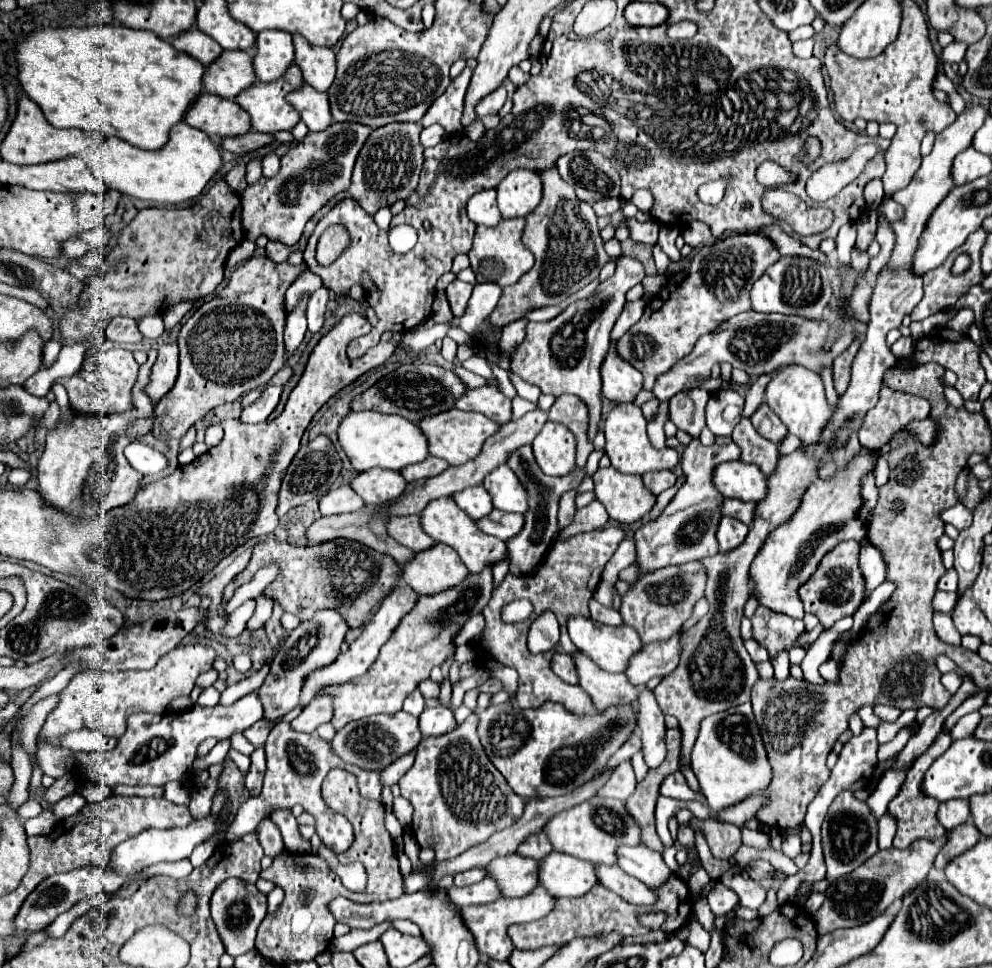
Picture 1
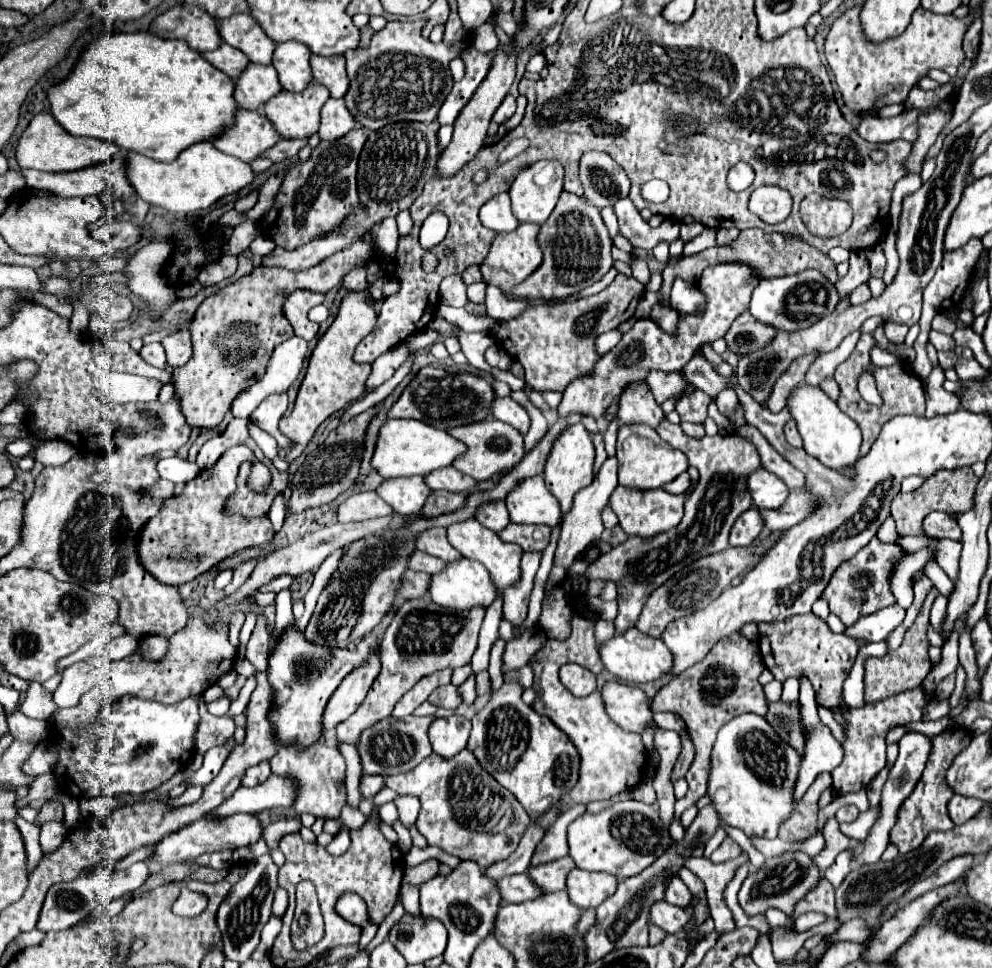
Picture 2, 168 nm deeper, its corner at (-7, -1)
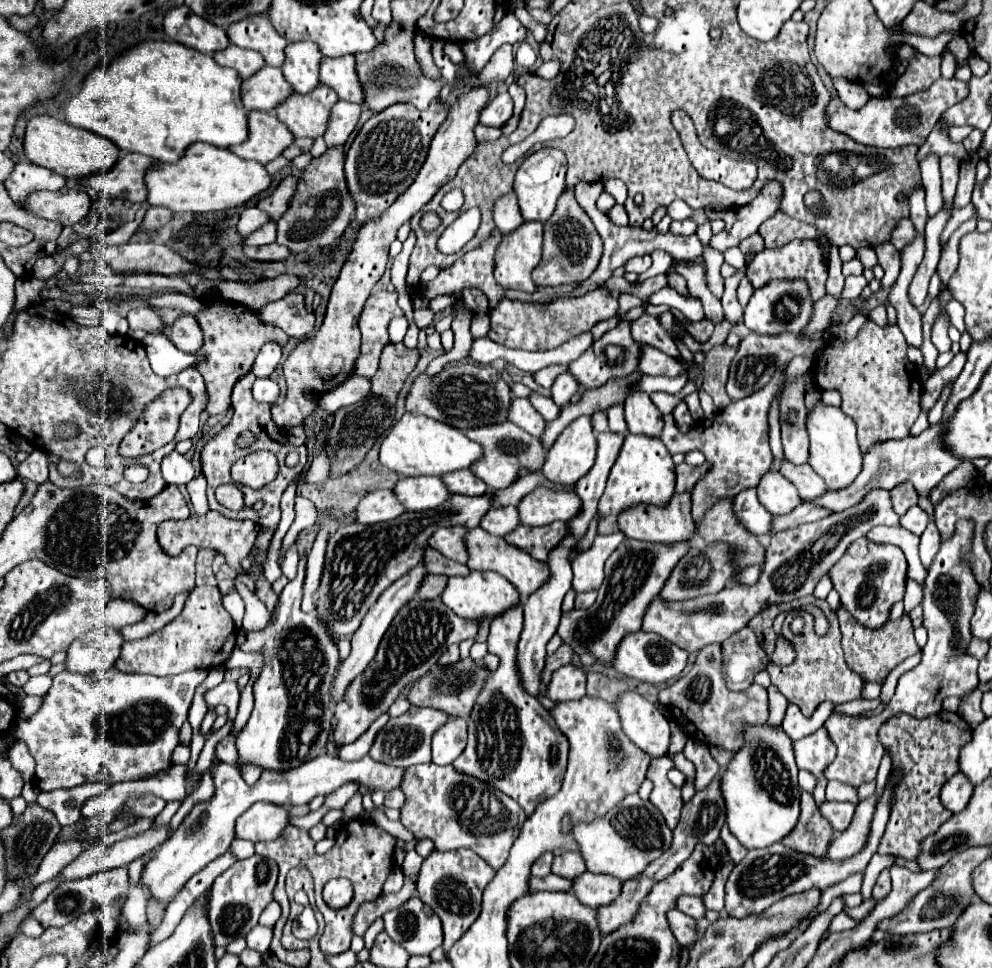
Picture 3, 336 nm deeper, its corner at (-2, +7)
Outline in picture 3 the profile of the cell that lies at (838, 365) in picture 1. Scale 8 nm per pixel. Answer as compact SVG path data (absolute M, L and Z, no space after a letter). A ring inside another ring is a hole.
M870 318L858 330L856 338L852 340L838 340L830 338L822 350L822 354L814 362L814 384L820 390L838 390L842 394L842 412L848 414L858 428L858 442L862 452L866 452L872 444L884 442L890 438L906 438L910 426L916 422L920 414L920 374L918 366L912 364L906 356L908 344L898 326L880 328Z

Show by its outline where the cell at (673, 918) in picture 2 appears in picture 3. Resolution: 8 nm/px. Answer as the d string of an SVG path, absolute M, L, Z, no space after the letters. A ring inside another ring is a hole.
M672 910L672 912L668 912L668 922L670 922L670 928L672 928L676 940L680 944L684 944L686 948L692 948L694 942L698 940L696 920L692 920L690 916L684 916L680 910Z

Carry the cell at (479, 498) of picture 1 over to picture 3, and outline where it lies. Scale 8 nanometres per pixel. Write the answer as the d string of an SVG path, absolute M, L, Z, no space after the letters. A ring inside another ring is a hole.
M492 508L484 514L480 522L480 528L484 528L488 534L494 536L506 536L518 526L520 526L520 518L516 508Z

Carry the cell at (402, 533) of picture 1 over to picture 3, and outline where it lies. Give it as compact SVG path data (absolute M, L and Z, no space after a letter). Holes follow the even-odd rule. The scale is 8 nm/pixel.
M448 526L448 528L440 528L430 540L430 548L442 552L444 556L466 564L468 562L468 550L466 550L466 534L468 528L460 528L460 526Z

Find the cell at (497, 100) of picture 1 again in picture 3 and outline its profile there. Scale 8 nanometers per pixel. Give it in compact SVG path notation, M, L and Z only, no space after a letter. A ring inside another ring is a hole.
M508 92L498 94L492 102L486 104L486 108L480 112L480 124L484 126L494 126L494 128L502 128L510 116L512 116L512 98Z

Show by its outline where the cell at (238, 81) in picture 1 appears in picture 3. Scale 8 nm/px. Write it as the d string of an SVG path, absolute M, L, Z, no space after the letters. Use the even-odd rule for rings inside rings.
M264 66L256 76L252 76L252 80L242 84L242 100L248 112L272 112L292 94L294 88L284 80L282 70L272 66Z

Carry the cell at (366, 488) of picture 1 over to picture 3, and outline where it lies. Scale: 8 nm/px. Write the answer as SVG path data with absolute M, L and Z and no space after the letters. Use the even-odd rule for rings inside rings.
M434 476L402 478L396 484L394 492L396 492L398 500L412 512L434 510L452 496L452 492L444 486L444 482Z

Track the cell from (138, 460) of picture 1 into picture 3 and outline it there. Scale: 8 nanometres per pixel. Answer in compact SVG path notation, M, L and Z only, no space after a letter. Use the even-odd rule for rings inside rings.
M172 452L162 460L162 476L166 484L186 486L194 478L194 466L186 456Z

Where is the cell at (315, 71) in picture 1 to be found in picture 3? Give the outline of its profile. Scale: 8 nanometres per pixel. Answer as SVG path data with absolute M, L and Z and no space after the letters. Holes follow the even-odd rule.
M352 54L342 58L324 58L320 66L320 82L330 86L340 100L364 104L364 90L356 74L356 58Z

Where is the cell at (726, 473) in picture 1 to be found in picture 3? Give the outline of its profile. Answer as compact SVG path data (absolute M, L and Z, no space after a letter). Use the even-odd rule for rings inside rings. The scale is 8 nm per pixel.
M774 472L762 476L758 484L758 500L772 516L788 514L802 502L794 484L790 484L782 474Z

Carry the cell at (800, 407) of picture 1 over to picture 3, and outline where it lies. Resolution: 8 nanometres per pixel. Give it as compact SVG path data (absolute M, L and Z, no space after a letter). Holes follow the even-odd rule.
M822 402L808 416L808 434L810 434L810 460L818 476L824 478L828 490L842 490L850 486L862 470L862 452L856 440L856 424L840 408L824 406Z

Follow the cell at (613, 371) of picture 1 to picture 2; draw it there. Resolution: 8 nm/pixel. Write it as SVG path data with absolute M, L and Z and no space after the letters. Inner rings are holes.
M643 380L625 386L619 396L617 416L623 424L649 424L653 428L665 418L661 406L653 398L651 388Z

